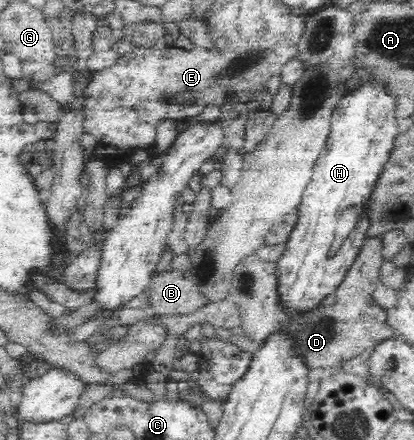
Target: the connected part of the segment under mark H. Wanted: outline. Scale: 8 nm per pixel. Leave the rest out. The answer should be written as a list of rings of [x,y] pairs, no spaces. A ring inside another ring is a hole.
[[[375,80],[367,81],[347,93],[333,111],[331,137],[313,167],[311,181],[297,209],[298,222],[276,263],[277,289],[285,308],[310,310],[329,301],[337,287],[341,287],[349,266],[368,239],[366,233],[371,222],[364,205],[379,172],[389,159],[398,134],[395,111],[396,99],[389,96],[383,82]],[[345,209],[357,211],[357,223],[333,253],[331,245],[335,241],[337,218],[345,213]]]

